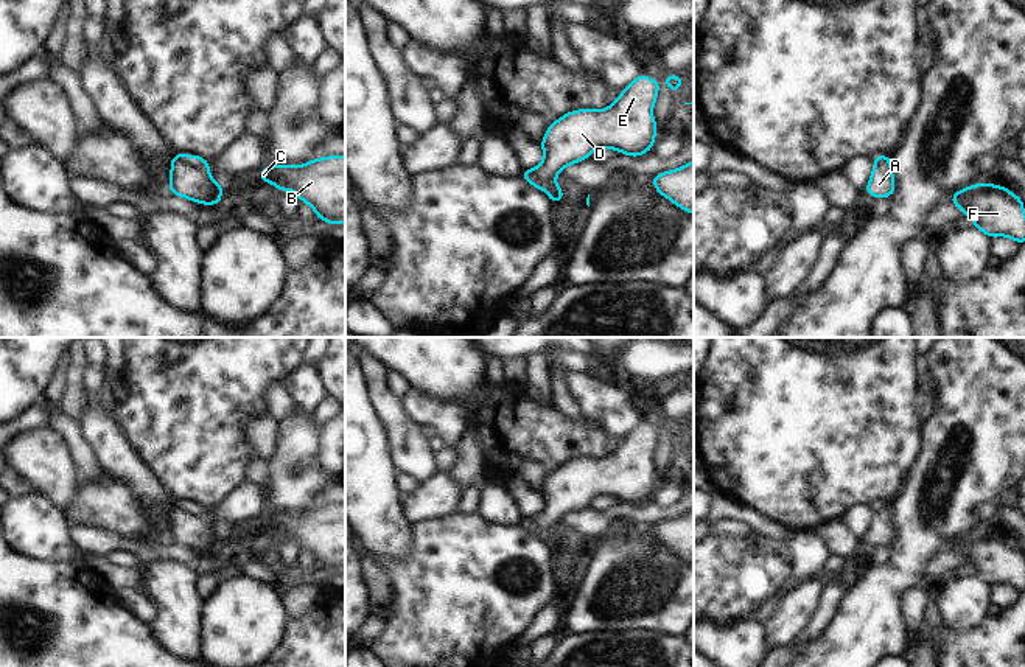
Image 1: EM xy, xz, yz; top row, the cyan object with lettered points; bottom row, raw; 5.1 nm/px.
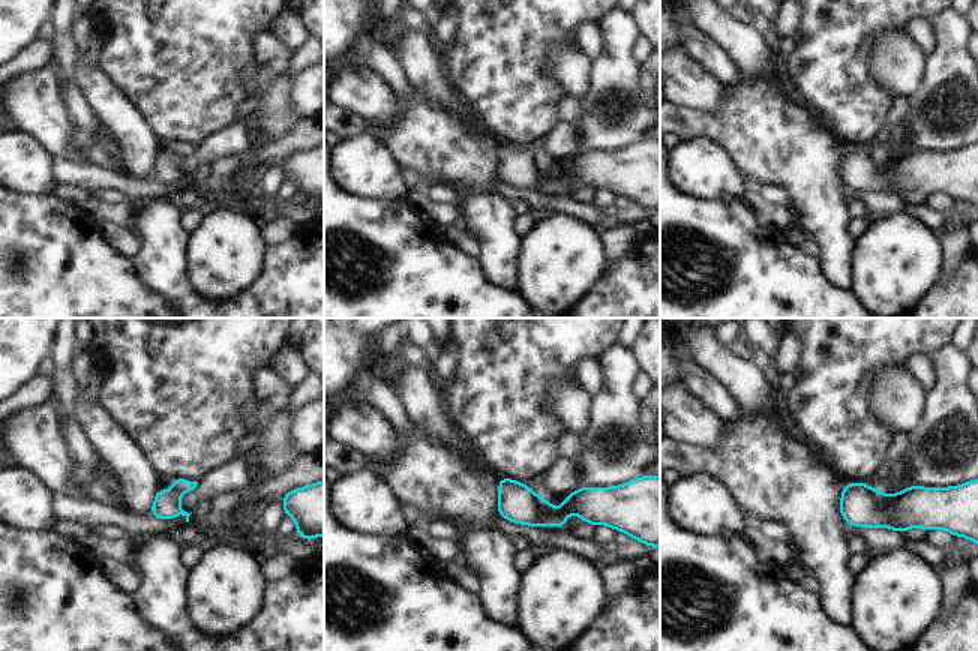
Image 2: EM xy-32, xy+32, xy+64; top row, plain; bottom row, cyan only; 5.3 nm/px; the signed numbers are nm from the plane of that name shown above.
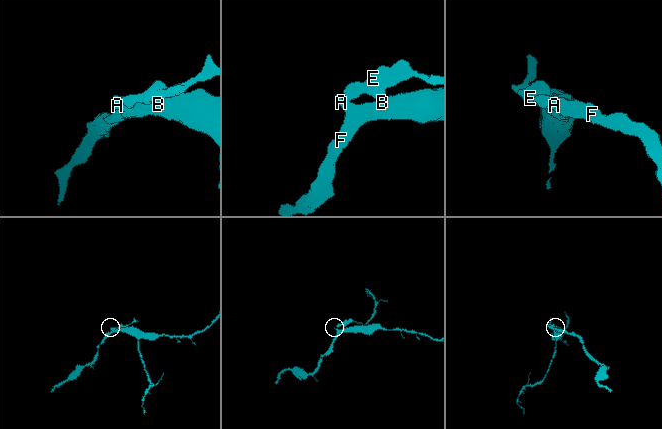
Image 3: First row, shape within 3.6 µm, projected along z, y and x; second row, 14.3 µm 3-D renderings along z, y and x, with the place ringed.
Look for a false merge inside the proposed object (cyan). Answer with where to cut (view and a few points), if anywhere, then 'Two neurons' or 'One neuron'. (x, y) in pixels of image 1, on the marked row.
Split along xy (173, 157), (207, 167). Two neurons

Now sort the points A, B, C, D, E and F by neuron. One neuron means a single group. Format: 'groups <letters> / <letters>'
groups A B C F / D E

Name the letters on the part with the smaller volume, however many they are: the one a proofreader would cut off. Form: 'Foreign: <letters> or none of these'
Foreign: D, E

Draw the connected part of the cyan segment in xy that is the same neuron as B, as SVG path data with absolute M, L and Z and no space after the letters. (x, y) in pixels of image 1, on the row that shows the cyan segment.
M345 155L314 159L302 166L264 166L257 180L272 182L280 194L292 188L300 202L314 208L316 218L345 224Z

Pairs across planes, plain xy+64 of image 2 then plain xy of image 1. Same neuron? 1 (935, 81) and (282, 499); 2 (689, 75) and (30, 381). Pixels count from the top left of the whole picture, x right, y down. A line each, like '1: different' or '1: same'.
1: same
2: different

